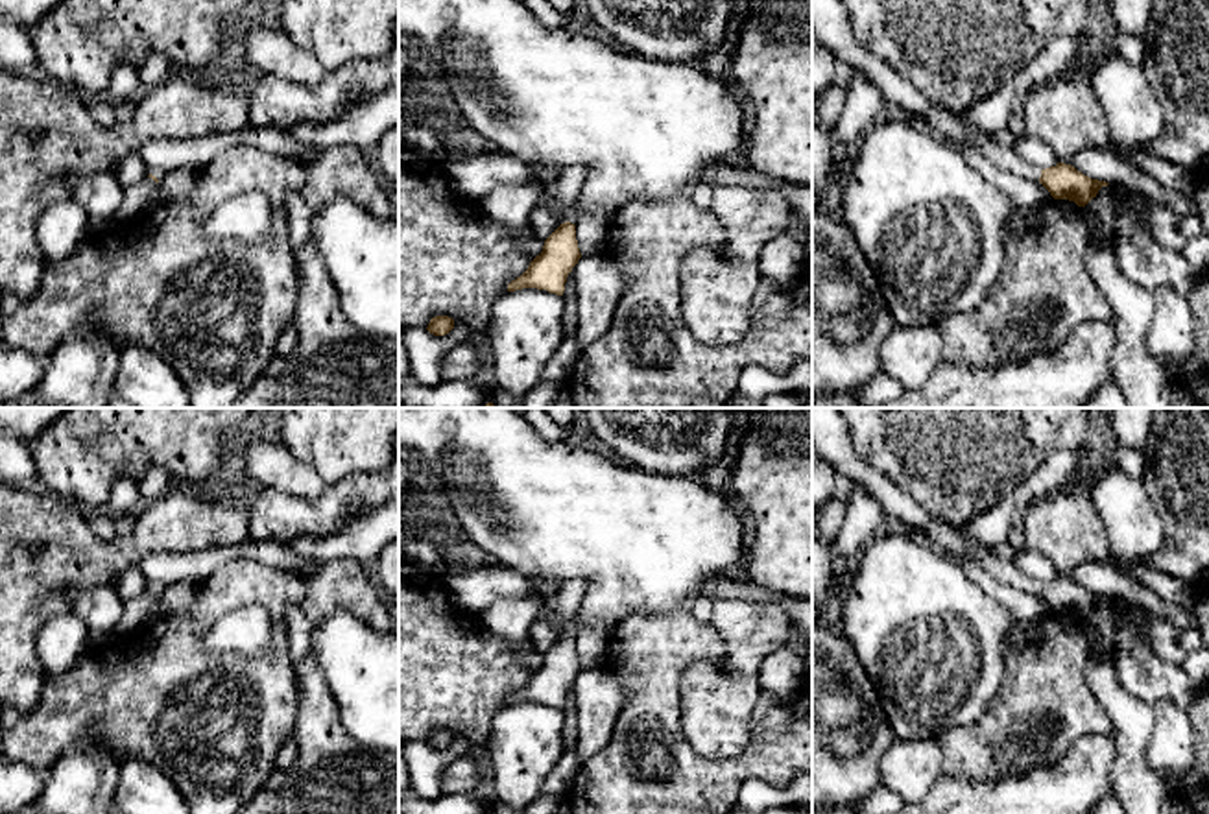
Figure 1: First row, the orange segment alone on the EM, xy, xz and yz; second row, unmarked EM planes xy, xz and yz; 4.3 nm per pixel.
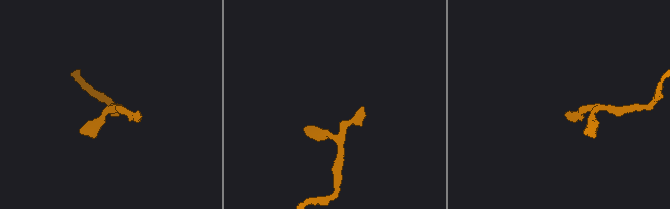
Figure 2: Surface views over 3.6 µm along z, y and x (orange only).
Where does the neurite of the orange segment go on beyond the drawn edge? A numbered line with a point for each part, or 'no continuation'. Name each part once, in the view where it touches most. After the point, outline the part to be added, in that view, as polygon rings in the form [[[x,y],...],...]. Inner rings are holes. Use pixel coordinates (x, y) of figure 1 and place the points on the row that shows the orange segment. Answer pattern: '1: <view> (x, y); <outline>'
1: xz (574, 213); [[[578,196],[572,205],[567,210],[565,221],[570,221],[576,225],[576,221],[583,216],[583,205],[581,205],[581,196]]]

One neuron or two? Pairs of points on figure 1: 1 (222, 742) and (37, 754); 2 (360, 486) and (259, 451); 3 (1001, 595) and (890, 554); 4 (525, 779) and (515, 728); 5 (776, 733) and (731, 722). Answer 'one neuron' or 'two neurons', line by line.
1: one neuron
2: two neurons
3: two neurons
4: one neuron
5: two neurons

